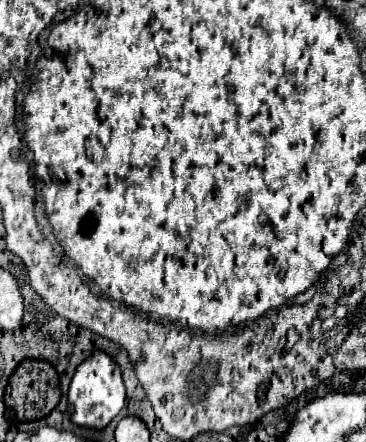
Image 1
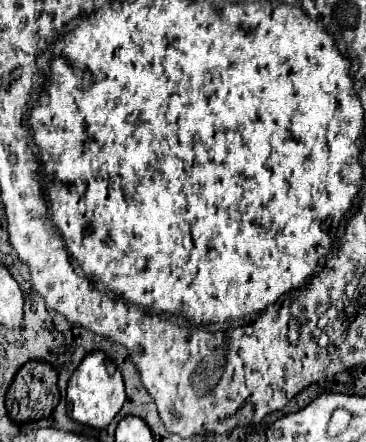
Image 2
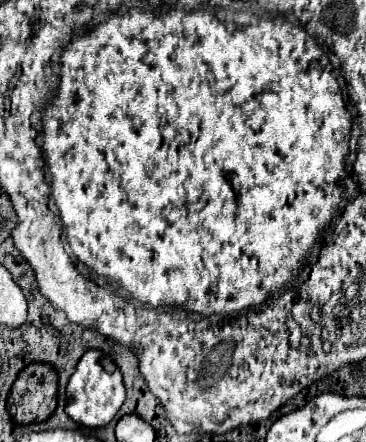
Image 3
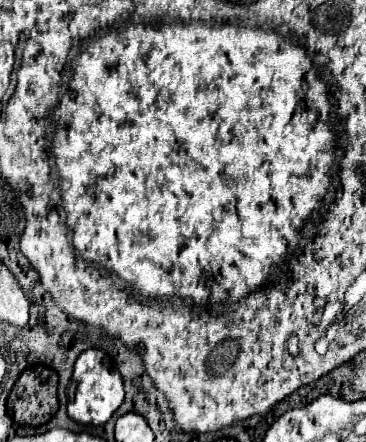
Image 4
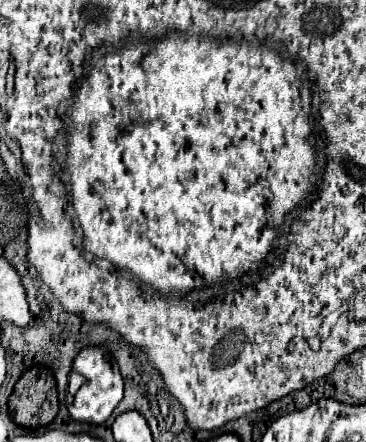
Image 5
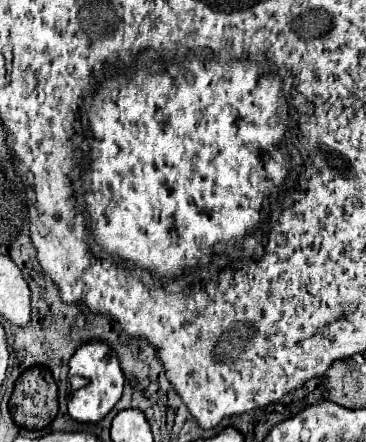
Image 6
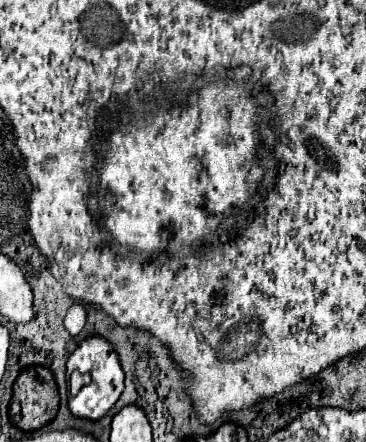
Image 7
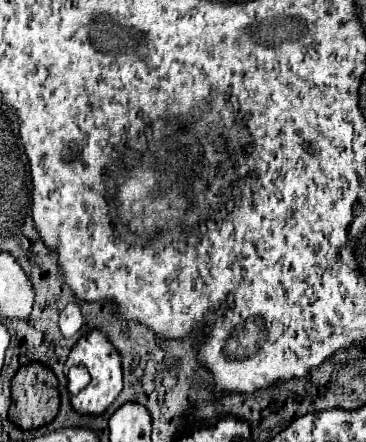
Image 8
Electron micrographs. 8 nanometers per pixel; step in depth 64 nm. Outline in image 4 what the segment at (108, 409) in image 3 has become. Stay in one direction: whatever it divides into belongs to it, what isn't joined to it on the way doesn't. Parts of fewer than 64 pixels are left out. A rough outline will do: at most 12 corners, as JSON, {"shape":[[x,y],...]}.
{"shape":[[102,350],[74,364],[68,416],[102,426],[124,402],[120,372]]}

